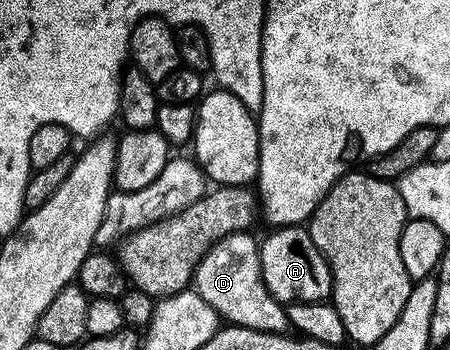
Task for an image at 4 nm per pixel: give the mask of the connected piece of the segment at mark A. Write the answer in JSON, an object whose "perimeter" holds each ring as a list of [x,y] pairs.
{"perimeter":[[[303,226],[281,228],[270,233],[267,241],[262,241],[260,252],[261,270],[263,271],[264,286],[277,303],[284,306],[293,304],[322,304],[332,299],[334,278],[331,273],[330,262],[323,256],[321,250],[314,245],[308,229]]]}

